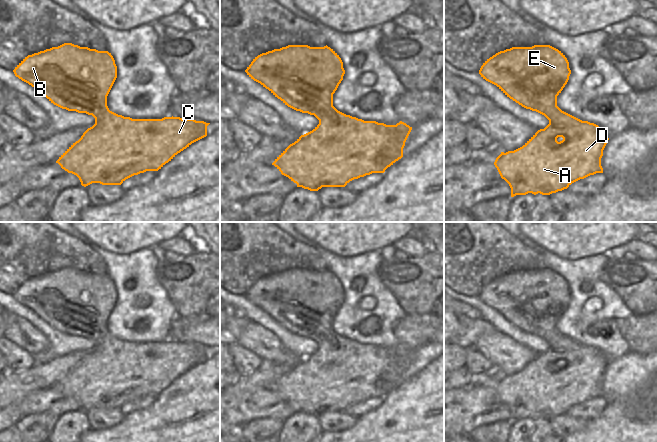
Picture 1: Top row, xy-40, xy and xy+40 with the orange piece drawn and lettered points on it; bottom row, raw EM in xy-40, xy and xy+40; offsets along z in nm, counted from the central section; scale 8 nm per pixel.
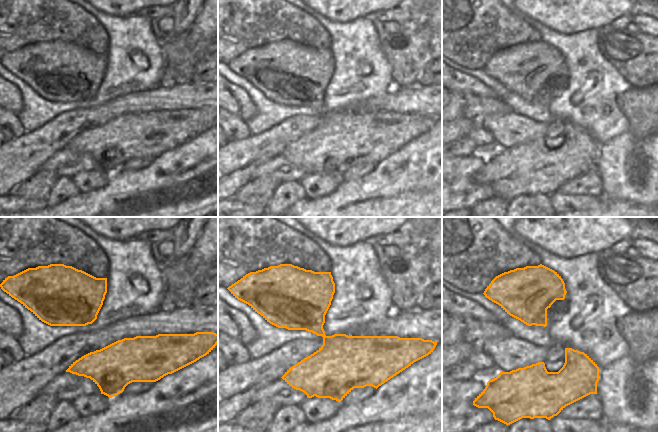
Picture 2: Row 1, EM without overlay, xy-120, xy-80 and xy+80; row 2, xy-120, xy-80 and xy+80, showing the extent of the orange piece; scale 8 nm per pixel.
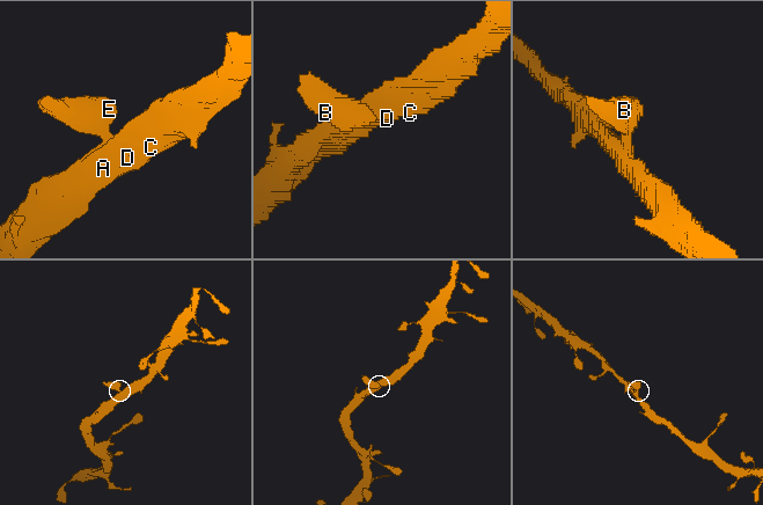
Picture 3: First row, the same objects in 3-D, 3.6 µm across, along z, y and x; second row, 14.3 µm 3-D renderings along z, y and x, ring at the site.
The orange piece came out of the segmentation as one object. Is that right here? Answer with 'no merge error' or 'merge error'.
no merge error

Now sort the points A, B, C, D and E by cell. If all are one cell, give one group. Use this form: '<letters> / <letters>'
A B C D E

